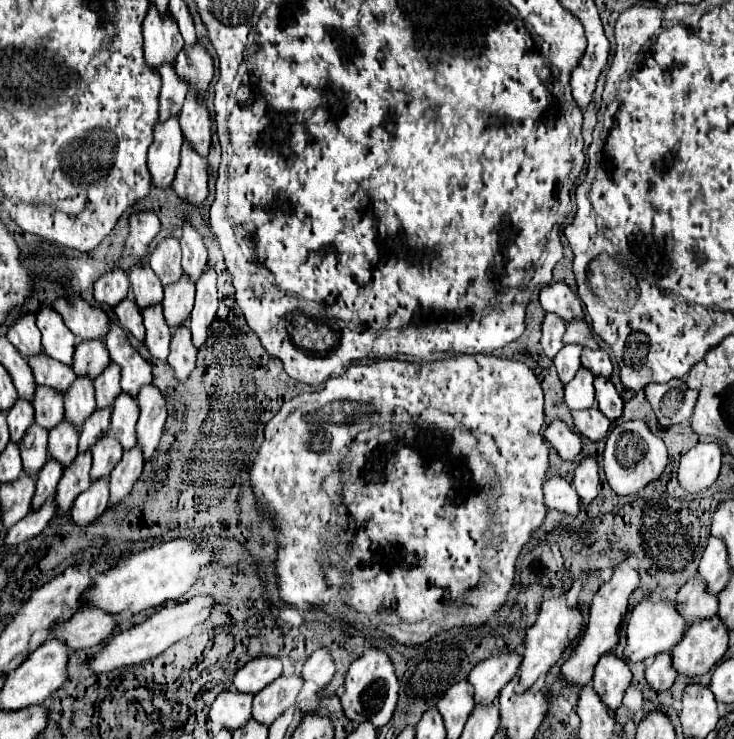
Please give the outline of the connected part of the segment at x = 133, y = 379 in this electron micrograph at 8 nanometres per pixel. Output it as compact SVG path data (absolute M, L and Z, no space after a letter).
M112 325L112 331L106 339L106 349L110 353L110 359L122 369L122 391L136 399L140 389L152 383L150 363L132 349L126 333L118 325Z

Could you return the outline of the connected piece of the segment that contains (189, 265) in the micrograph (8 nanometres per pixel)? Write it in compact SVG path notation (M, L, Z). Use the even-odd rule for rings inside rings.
M184 223L180 245L182 245L184 275L196 283L206 269L206 247L204 247L202 235L190 223Z

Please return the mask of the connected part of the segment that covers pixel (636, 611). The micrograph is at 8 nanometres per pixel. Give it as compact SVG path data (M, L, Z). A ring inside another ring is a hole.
M648 593L630 613L630 621L626 627L626 649L624 657L628 661L646 661L650 657L656 657L658 653L670 651L684 635L686 623L676 615L674 603L666 603L660 599L660 593Z

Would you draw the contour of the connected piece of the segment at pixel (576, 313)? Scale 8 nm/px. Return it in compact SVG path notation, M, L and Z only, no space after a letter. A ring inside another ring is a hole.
M550 283L540 291L540 305L546 313L554 313L566 323L584 319L582 303L566 283Z

